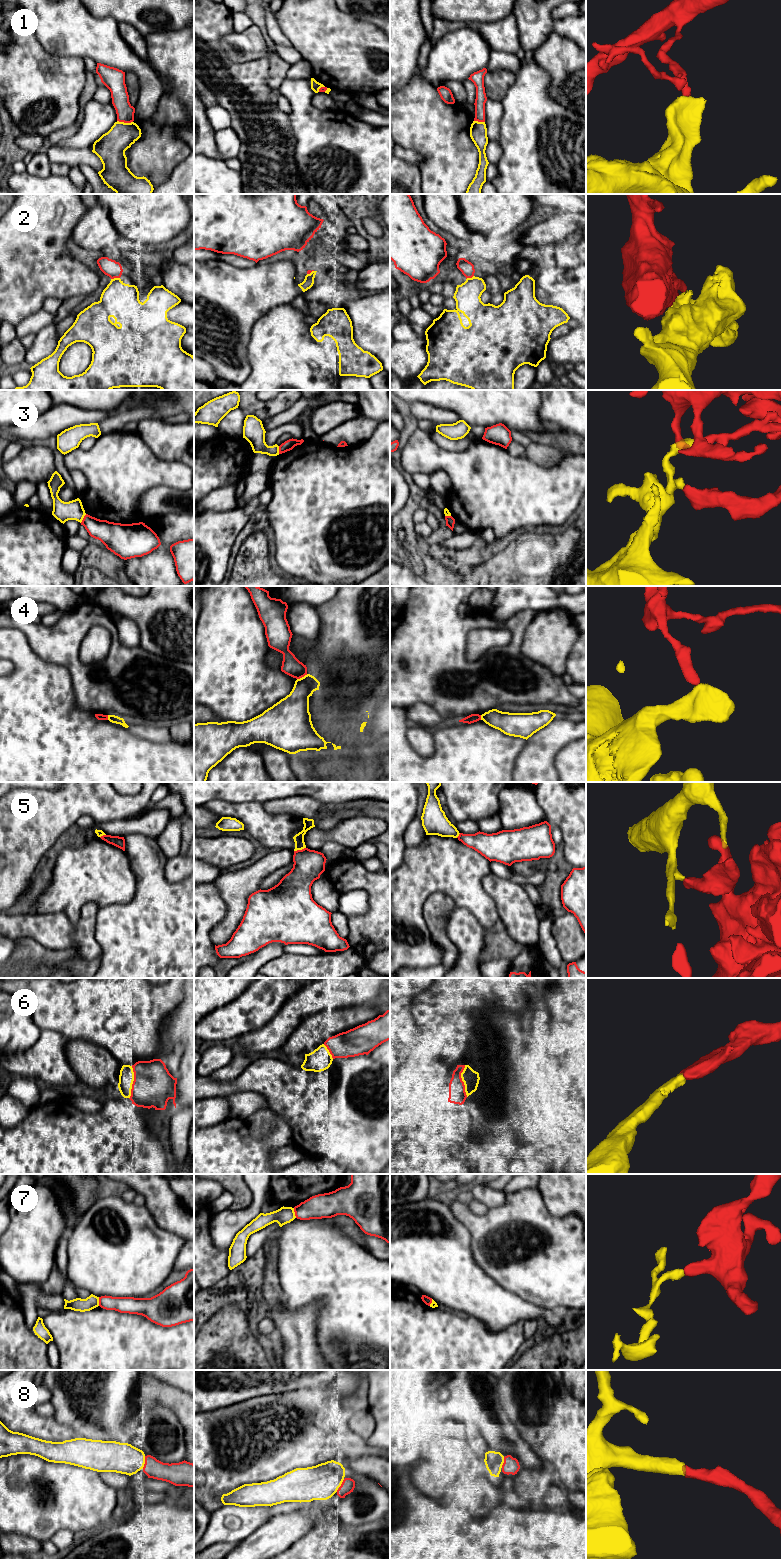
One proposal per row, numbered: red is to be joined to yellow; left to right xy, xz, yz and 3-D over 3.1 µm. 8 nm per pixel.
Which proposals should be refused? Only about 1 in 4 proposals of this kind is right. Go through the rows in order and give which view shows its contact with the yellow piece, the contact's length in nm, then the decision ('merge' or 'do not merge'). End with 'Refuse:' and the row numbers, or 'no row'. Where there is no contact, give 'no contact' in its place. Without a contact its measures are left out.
1: xy | 130 nm | do not merge
2: xy | 70 nm | do not merge
3: xy | 90 nm | do not merge
4: xz | 100 nm | do not merge
5: xz | 100 nm | do not merge
6: xy | 260 nm | merge
7: xz | 80 nm | do not merge
8: xy | 110 nm | merge
Refuse: 1, 2, 3, 4, 5, 7

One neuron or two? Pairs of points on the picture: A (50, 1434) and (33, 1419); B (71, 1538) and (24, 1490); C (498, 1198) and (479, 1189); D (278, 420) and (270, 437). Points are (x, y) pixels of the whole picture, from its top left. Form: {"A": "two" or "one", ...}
{"A": "one", "B": "two", "C": "one", "D": "two"}

